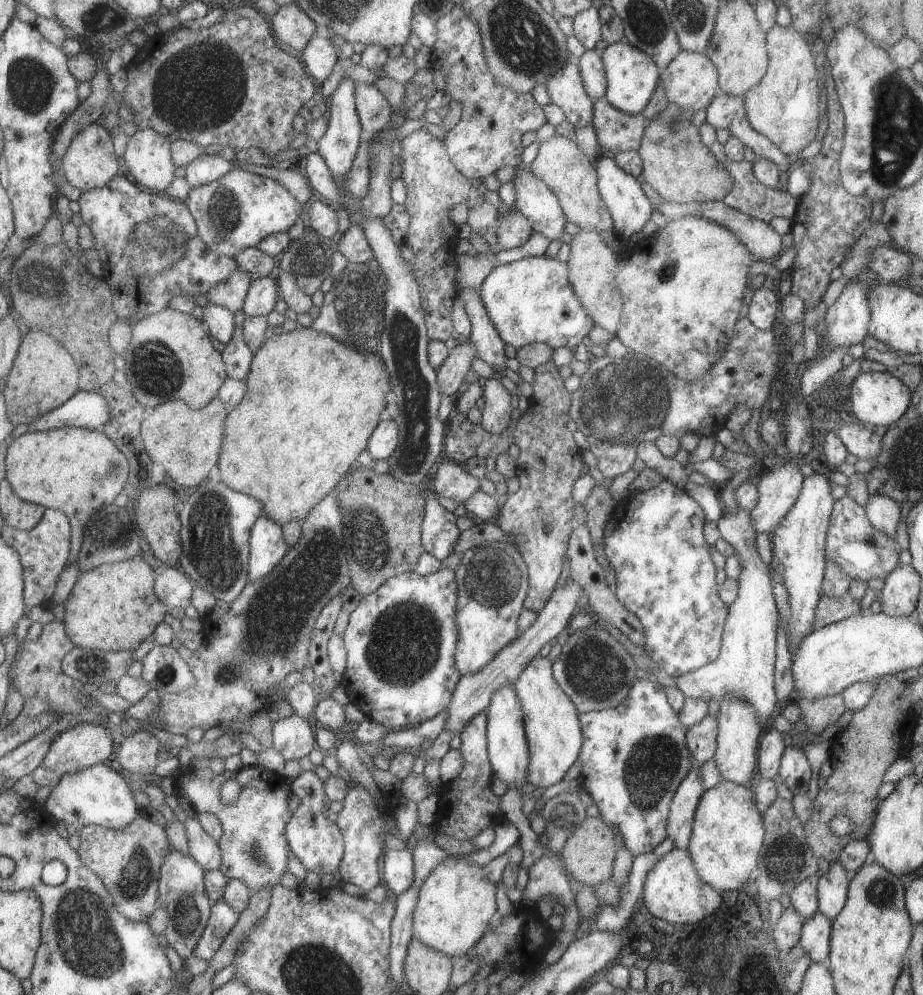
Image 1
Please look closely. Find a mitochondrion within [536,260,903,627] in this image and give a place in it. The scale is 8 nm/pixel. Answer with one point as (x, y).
(621, 402)

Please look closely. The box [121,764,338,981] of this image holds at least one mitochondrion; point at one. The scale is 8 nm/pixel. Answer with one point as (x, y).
(189, 910)

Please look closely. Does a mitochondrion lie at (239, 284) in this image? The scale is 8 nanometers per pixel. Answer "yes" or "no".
no

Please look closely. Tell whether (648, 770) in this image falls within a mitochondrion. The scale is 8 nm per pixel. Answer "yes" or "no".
yes

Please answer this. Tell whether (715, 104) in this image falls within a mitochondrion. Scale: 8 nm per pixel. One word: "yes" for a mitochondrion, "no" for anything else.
no

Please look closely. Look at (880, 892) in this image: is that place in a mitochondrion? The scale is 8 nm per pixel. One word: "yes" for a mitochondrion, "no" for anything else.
yes

